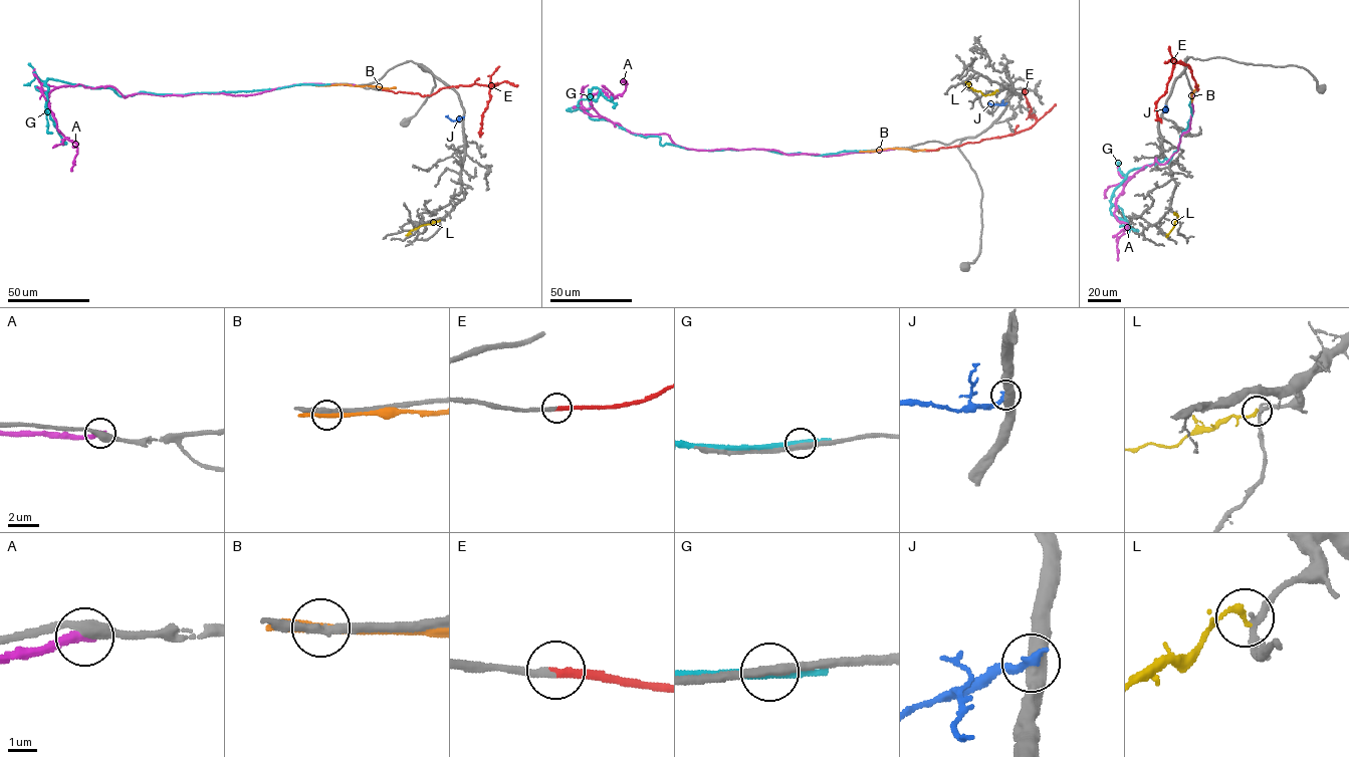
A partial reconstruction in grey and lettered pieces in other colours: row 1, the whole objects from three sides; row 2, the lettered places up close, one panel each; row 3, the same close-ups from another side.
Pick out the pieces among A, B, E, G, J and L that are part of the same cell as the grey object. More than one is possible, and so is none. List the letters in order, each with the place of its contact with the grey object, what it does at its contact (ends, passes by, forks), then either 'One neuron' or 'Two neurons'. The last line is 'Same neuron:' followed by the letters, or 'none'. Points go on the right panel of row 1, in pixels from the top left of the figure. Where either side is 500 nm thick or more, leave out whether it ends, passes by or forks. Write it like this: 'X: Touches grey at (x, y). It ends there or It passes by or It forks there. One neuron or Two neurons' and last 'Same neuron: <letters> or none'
A: Touches grey at (1191, 92). It ends there. Two neurons
B: Touches grey at (1191, 101). It passes by. Two neurons
E: Touches grey at (1197, 89). It ends there. One neuron
G: Touches grey at (1191, 98). It passes by. Two neurons
J: Touches grey at (1165, 106). Two neurons
L: Touches grey at (1174, 213). It ends there. Two neurons
Same neuron: E

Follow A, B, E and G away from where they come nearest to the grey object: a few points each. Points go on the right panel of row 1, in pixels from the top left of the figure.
A: (1191, 92), (1190, 129), (1176, 152), (1136, 173), (1117, 199), (1116, 219), (1128, 225), (1117, 234), (1118, 260)
B: (1191, 101), (1197, 84)
E: (1198, 89), (1188, 64), (1175, 63), (1166, 91), (1156, 103), (1156, 114), (1161, 122)
G: (1191, 98), (1188, 124), (1167, 163), (1157, 160), (1129, 172), (1113, 193), (1111, 214), (1138, 231)

